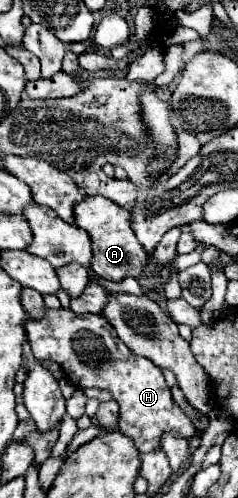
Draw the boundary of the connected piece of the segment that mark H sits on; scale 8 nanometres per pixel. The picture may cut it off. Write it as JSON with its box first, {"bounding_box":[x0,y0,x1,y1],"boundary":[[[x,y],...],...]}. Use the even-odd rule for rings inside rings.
{"bounding_box":[25,308,195,454],"boundary":[[[47,308],[43,318],[25,320],[25,334],[39,360],[55,360],[77,388],[107,388],[119,402],[119,430],[129,436],[141,454],[159,448],[159,438],[167,430],[177,430],[183,438],[195,434],[193,422],[171,398],[171,390],[161,368],[151,360],[135,356],[115,334],[101,314],[73,314],[71,310]]]}

